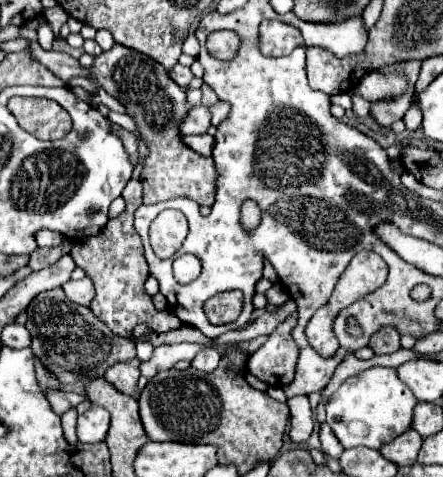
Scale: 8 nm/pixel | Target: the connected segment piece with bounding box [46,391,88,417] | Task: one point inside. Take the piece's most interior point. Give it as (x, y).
(61, 401)

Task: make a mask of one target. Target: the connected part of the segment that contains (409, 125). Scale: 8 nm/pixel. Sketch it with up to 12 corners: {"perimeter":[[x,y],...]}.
{"perimeter":[[416,105],[404,115],[406,129],[416,131],[422,121],[422,113]]}

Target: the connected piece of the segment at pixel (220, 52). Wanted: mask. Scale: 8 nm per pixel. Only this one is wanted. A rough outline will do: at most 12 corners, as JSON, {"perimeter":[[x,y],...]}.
{"perimeter":[[234,31],[208,35],[208,53],[232,59],[238,49]]}

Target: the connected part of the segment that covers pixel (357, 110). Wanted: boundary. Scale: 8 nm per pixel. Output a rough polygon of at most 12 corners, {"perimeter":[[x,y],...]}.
{"perimeter":[[354,95],[352,111],[358,119],[368,117],[370,103]]}

